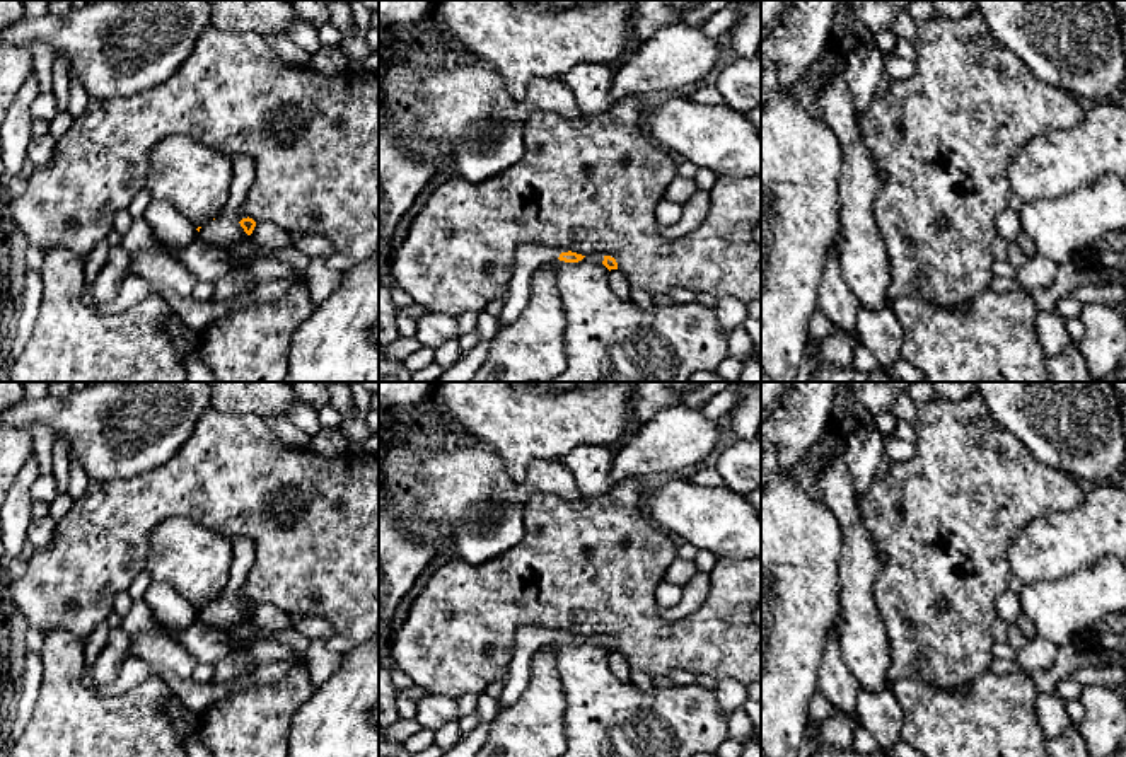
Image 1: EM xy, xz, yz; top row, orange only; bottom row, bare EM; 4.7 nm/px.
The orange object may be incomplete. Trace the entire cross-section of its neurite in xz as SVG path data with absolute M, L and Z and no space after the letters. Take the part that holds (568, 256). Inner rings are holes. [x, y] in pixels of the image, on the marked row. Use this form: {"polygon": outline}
{"polygon": "M520 244L515 251L515 264L512 271L508 297L498 315L500 327L514 324L531 298L531 280L532 273L543 266L551 264L556 259L565 263L578 263L585 256L577 252L558 252L554 247L546 247L539 244Z"}

